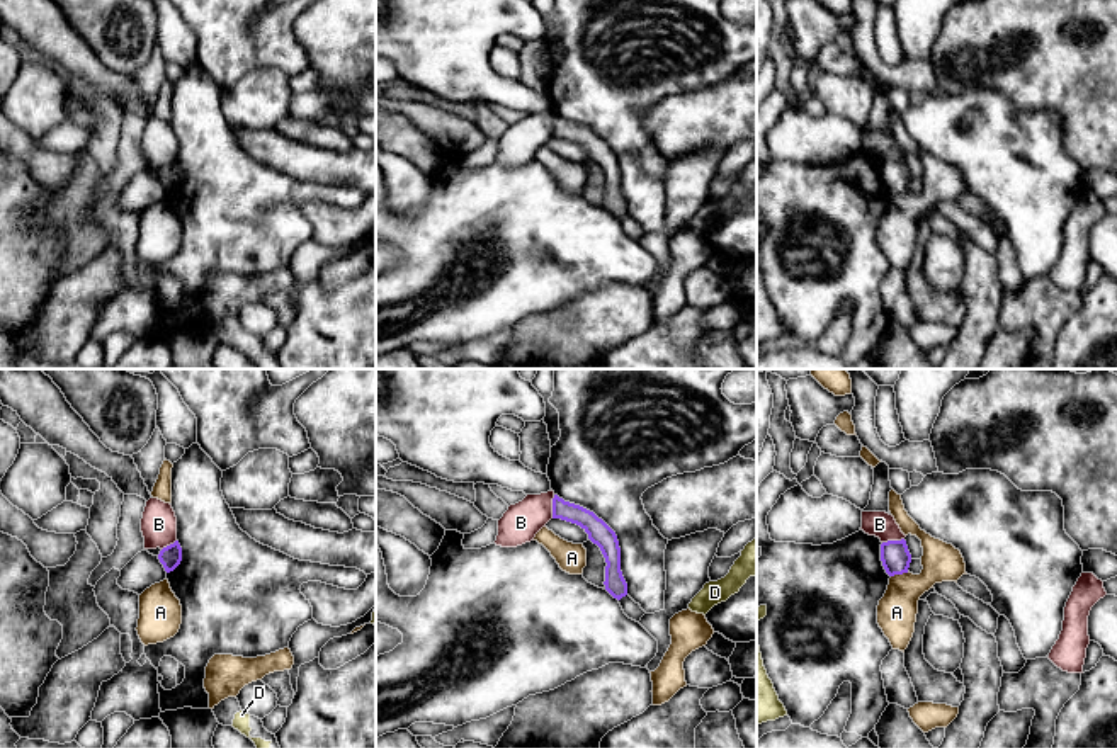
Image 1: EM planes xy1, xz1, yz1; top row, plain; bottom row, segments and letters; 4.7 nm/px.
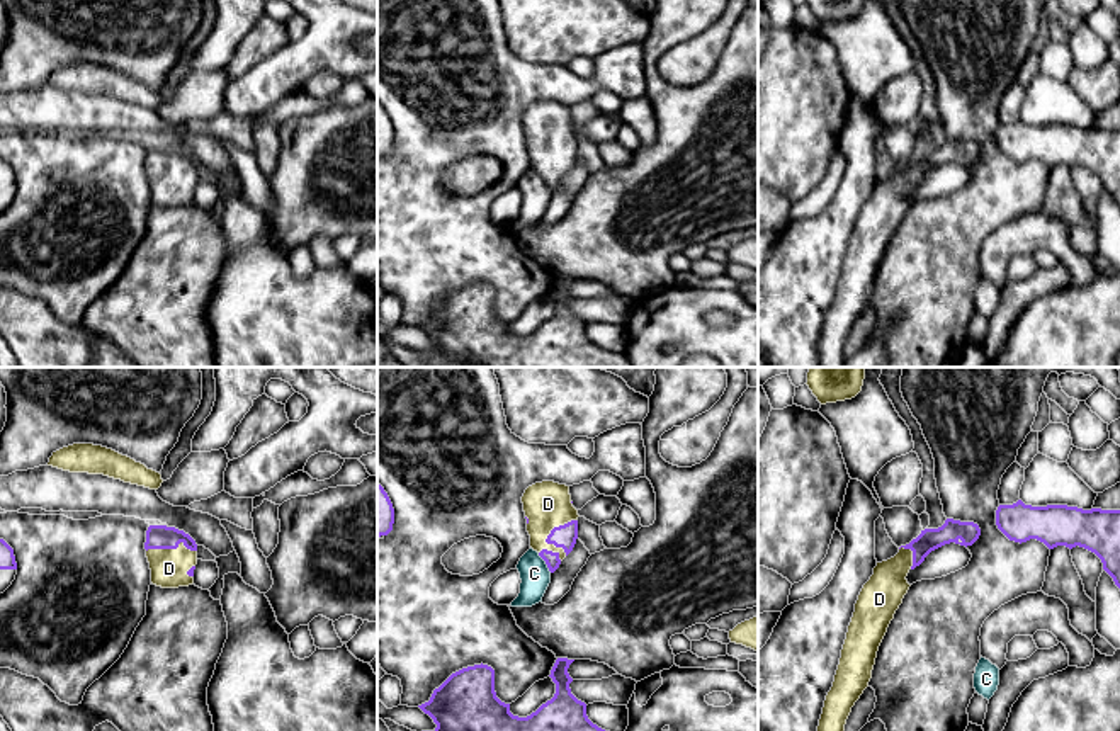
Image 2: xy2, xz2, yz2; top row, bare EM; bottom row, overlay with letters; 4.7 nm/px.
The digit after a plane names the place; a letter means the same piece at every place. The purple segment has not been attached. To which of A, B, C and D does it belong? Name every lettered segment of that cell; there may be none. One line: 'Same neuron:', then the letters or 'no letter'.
Same neuron: D

